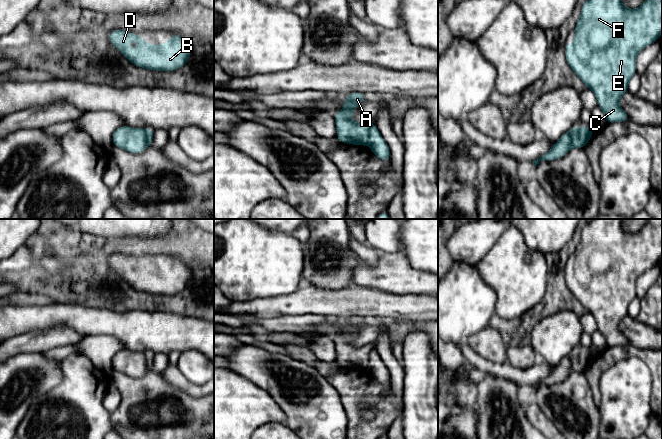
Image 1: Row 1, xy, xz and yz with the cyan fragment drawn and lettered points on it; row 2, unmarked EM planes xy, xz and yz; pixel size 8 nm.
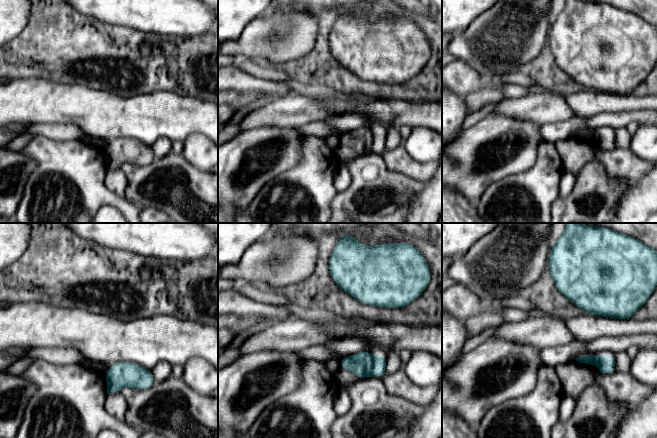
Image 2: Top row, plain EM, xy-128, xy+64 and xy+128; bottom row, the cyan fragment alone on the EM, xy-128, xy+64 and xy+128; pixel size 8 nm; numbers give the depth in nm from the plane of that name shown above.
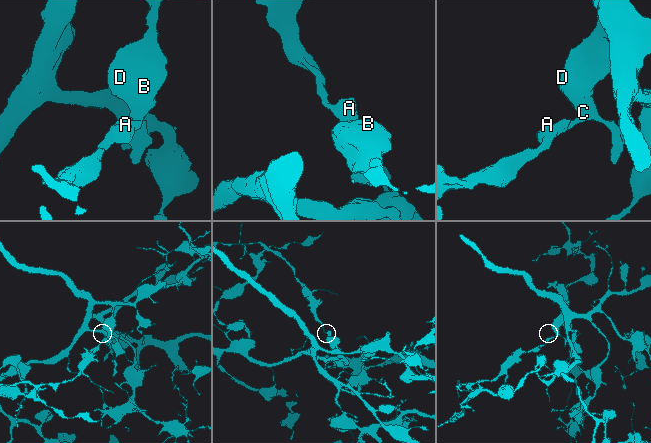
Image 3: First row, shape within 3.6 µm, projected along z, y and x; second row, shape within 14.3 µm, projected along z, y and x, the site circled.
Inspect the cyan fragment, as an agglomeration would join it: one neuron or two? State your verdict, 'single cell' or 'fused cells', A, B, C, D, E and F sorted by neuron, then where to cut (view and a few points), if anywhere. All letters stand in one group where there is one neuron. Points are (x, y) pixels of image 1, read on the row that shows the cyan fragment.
fused cells; groups A / B C D E F; cut xy (144, 129), (148, 145)

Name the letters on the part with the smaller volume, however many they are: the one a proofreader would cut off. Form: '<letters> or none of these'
A

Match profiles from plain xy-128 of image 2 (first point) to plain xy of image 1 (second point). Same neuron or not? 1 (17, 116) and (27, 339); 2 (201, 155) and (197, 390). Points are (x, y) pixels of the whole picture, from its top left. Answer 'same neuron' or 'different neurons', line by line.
1: different neurons
2: different neurons

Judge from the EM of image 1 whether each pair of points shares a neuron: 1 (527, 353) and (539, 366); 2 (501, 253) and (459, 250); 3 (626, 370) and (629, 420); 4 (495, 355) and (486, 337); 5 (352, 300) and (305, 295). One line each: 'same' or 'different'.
1: different
2: different
3: same
4: same
5: same

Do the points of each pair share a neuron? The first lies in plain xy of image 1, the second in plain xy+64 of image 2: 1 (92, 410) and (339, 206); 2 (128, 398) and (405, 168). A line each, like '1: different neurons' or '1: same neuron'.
1: different neurons
2: different neurons

